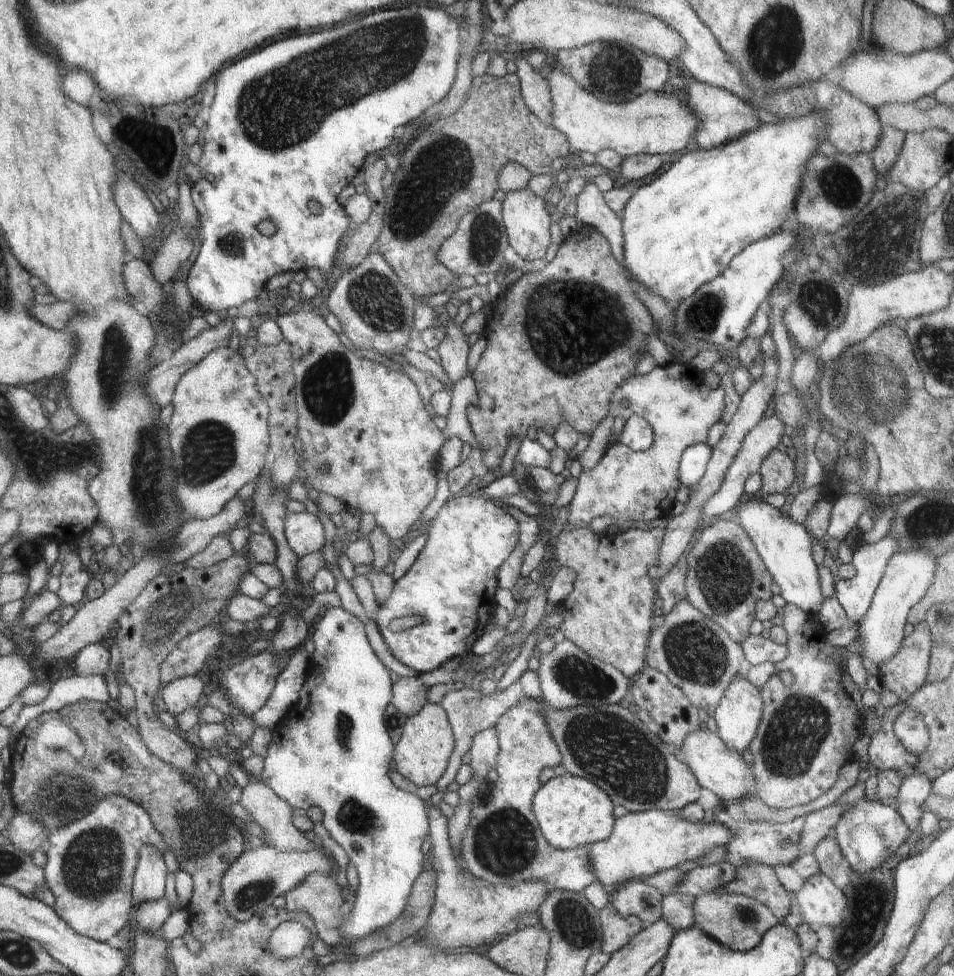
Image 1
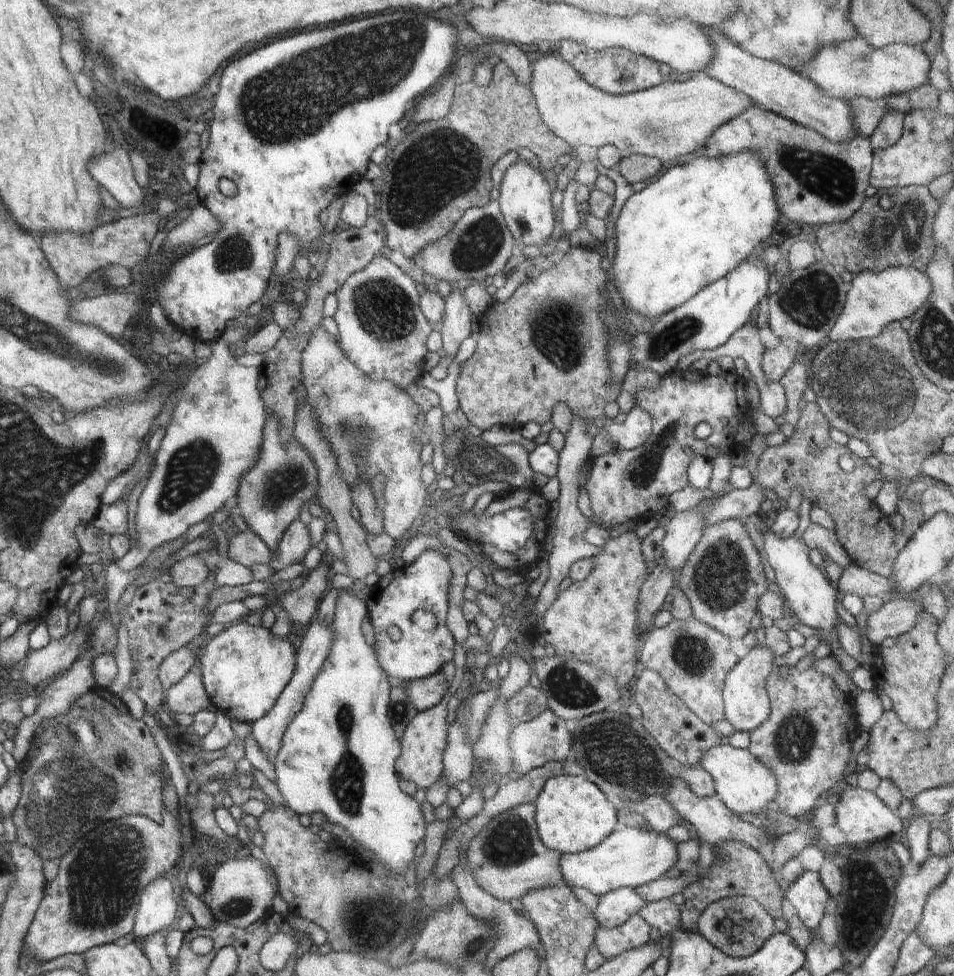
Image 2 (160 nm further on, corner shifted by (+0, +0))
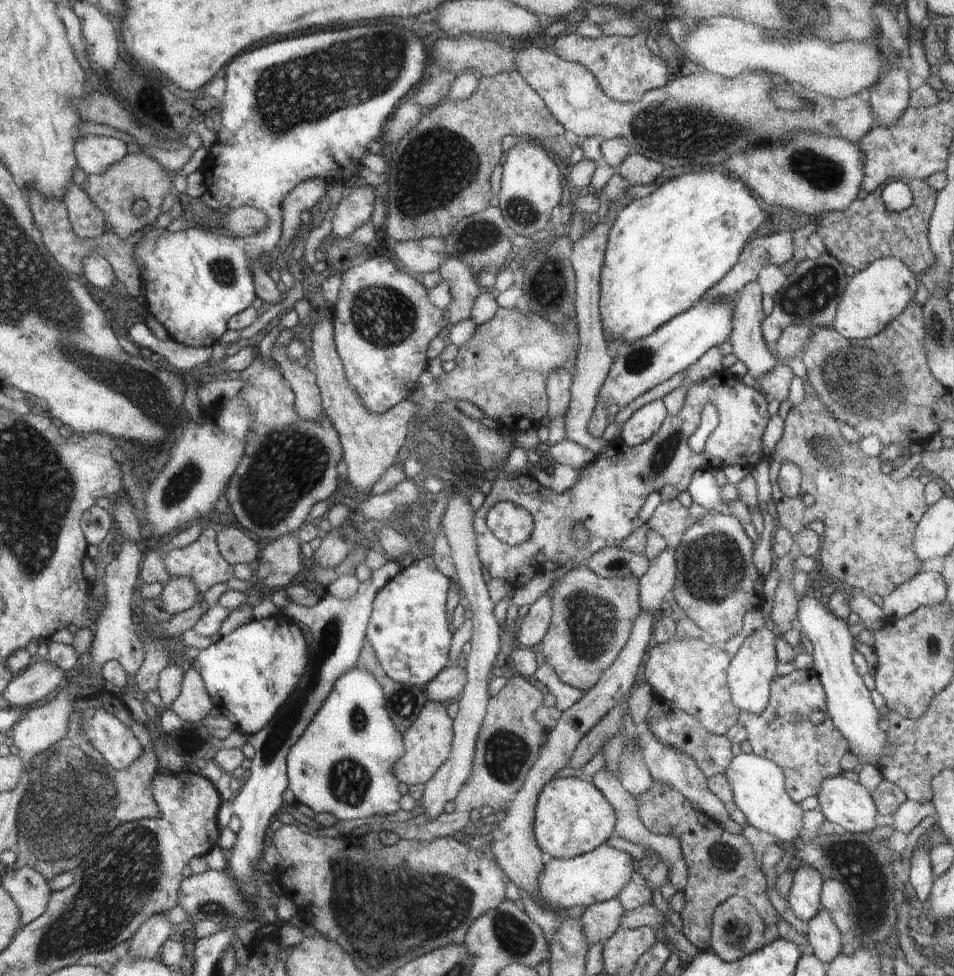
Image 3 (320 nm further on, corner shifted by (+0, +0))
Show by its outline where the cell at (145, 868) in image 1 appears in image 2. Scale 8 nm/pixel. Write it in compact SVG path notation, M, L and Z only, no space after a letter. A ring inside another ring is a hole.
M176 874L167 875L151 882L141 894L141 902L137 910L134 934L137 941L153 937L164 928L177 925L181 905L174 896L172 879Z

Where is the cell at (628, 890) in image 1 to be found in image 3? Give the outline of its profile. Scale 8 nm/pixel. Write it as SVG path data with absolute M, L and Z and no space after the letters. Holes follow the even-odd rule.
M618 897L584 907L579 921L590 946L608 941L622 927L621 918L625 912Z

